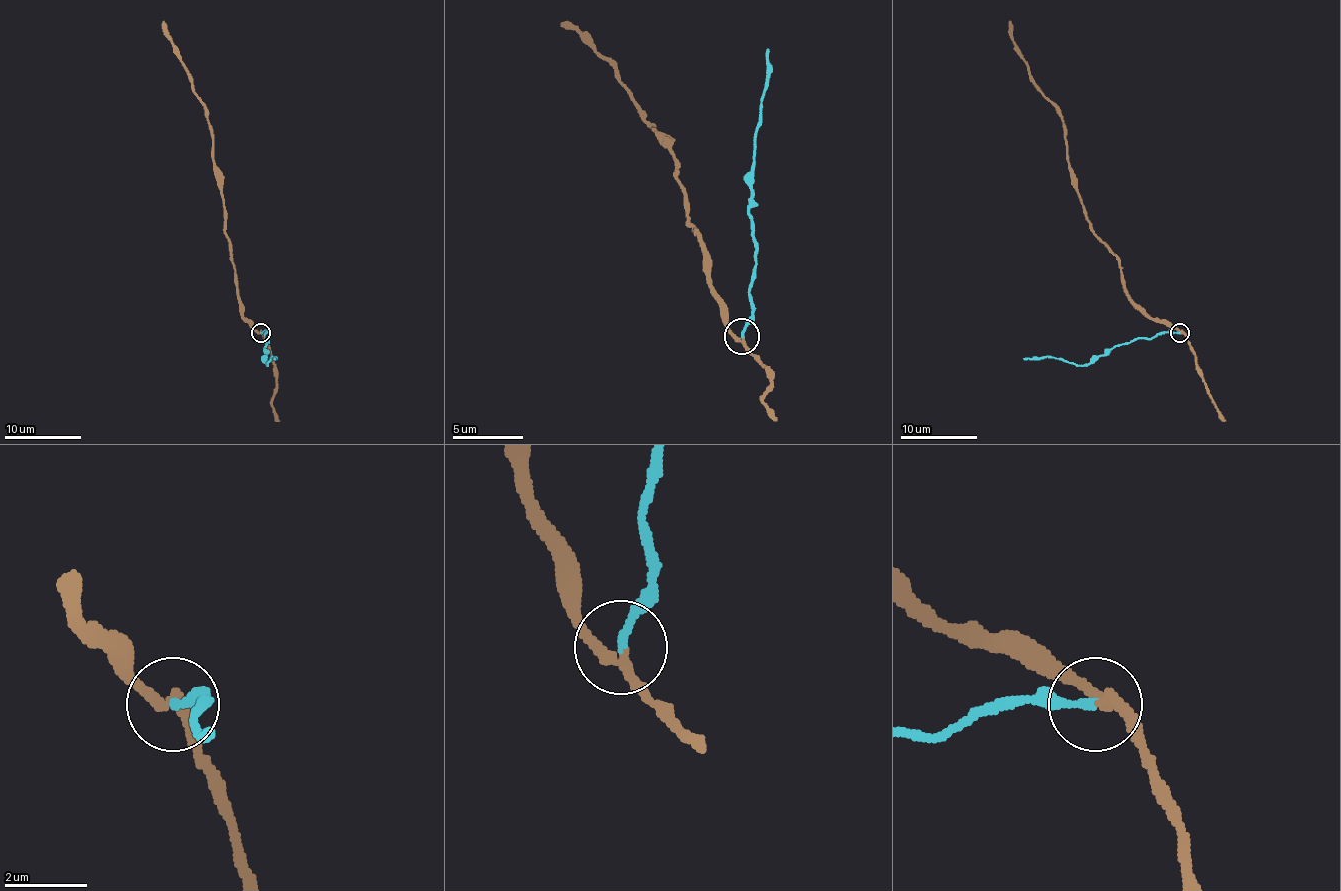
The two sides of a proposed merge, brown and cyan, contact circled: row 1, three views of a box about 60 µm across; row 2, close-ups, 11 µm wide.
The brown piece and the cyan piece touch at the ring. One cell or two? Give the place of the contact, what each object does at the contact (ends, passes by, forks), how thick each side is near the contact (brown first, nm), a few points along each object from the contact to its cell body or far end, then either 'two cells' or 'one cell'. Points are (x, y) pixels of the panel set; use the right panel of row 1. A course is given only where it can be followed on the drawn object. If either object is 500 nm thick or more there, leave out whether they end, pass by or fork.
at (1179, 332); brown passes by; cyan ends there; 240 nm thick on the brown side, 190 nm on the other; brown runs (1179, 333), (1127, 293), (1117, 256), (1087, 218), (1066, 126), (1033, 80), (1010, 21); cyan runs (1179, 333), (1158, 333), (1150, 339), (1133, 339), (1108, 348), (1081, 365), (1056, 358), (1024, 360); two cells

